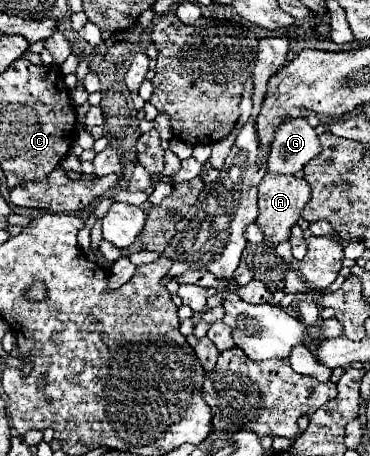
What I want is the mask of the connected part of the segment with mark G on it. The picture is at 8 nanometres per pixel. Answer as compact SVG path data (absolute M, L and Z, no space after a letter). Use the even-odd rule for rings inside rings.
M285 120L275 132L267 170L275 174L295 174L321 152L319 136L305 120Z

